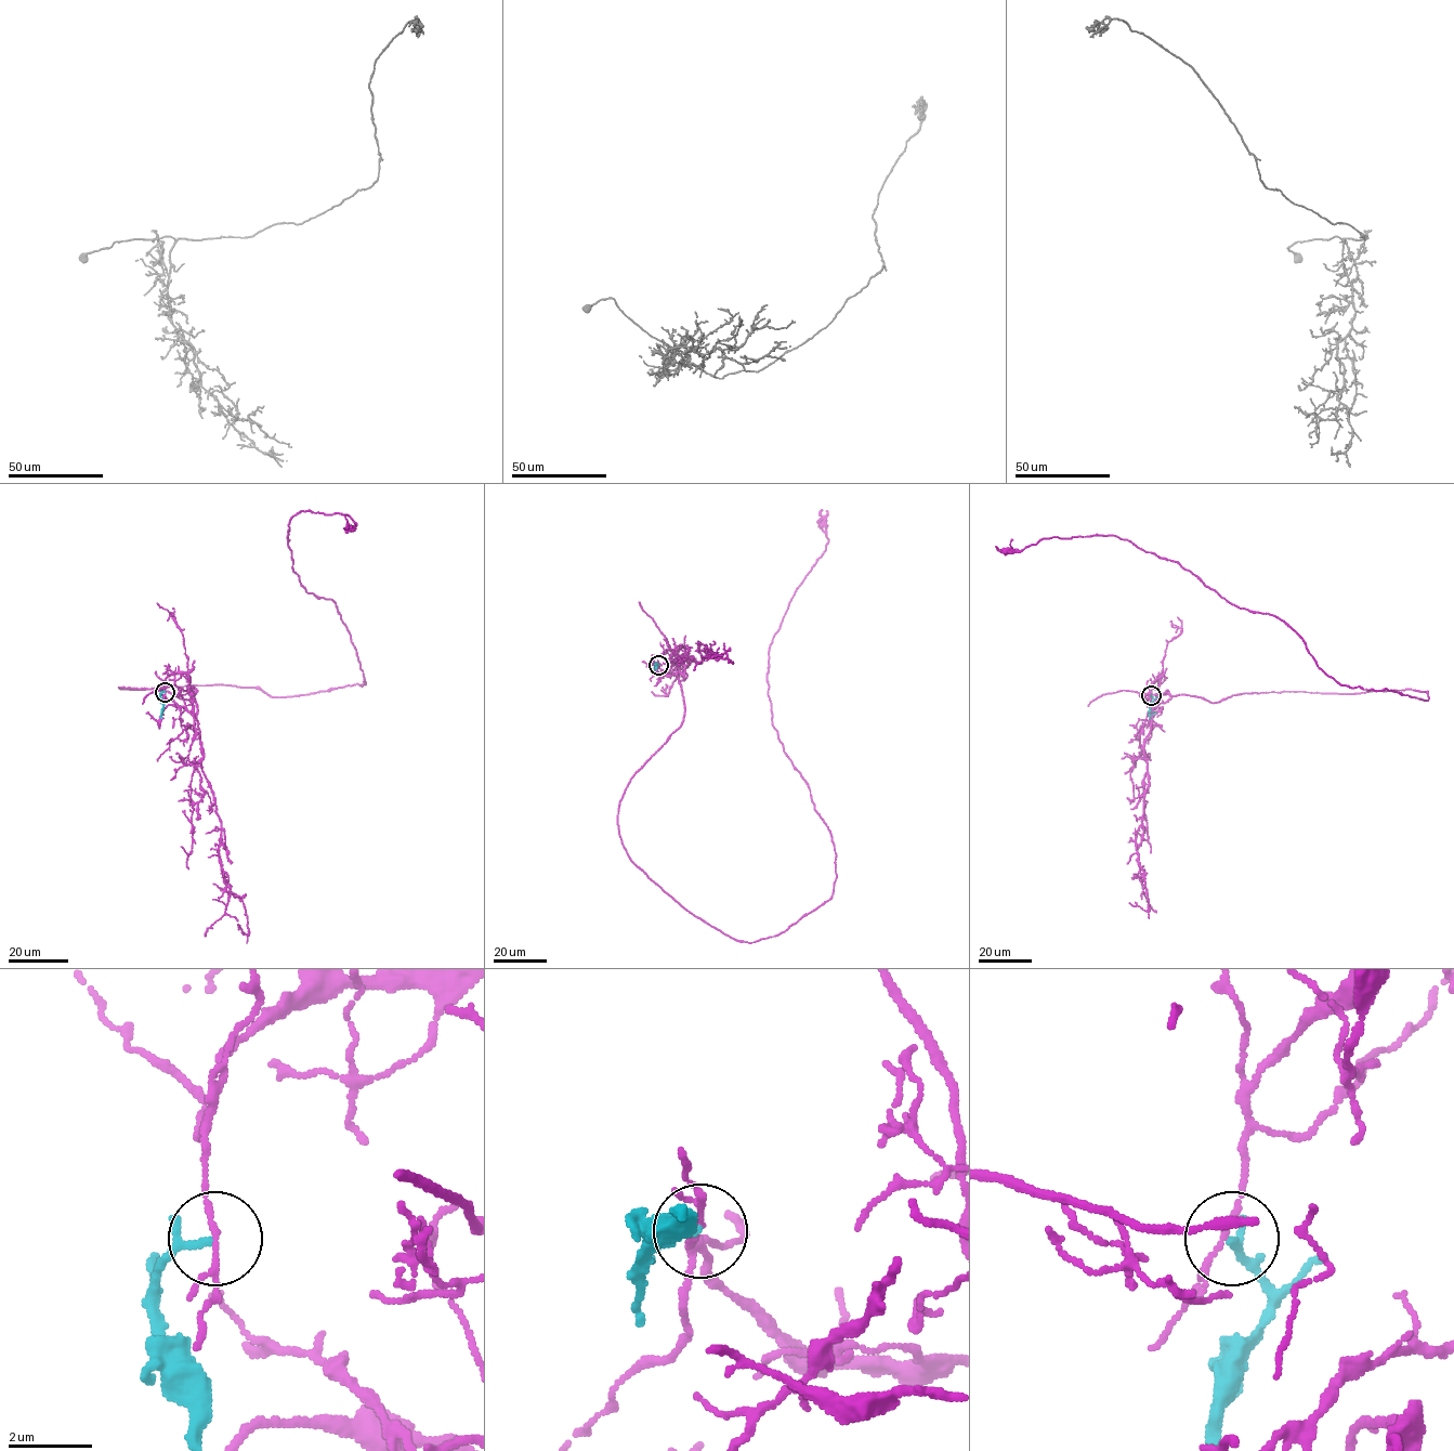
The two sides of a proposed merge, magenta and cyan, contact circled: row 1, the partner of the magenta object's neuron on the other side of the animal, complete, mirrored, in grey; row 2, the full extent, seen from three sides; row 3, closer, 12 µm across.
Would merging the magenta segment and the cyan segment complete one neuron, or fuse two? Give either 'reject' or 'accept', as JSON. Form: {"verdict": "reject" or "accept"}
{"verdict": "reject"}

